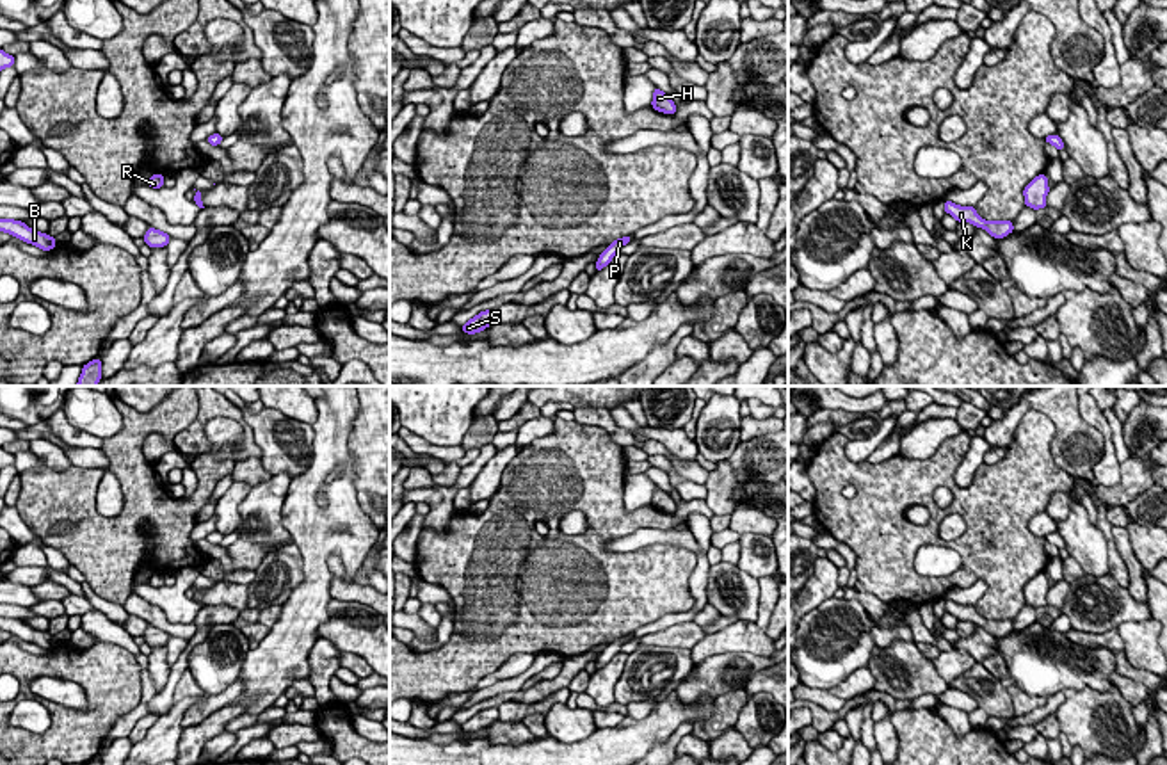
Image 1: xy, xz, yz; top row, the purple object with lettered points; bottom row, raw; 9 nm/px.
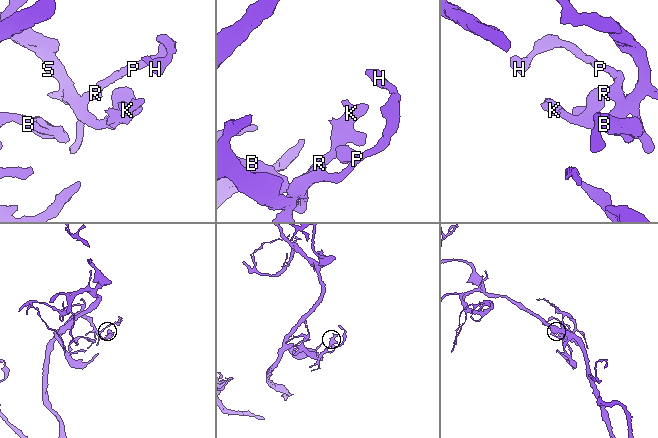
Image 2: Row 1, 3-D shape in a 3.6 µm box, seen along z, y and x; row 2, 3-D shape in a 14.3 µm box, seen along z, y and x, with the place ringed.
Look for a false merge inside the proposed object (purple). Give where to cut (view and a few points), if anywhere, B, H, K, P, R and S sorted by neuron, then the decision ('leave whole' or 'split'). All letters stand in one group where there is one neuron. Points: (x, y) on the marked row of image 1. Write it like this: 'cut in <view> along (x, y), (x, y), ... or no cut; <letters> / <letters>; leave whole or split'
no cut; B H K P R S; leave whole

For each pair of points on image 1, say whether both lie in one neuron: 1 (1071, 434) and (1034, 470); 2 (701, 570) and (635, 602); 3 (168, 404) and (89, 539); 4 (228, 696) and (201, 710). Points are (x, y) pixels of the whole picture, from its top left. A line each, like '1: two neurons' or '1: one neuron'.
1: two neurons
2: two neurons
3: one neuron
4: one neuron

